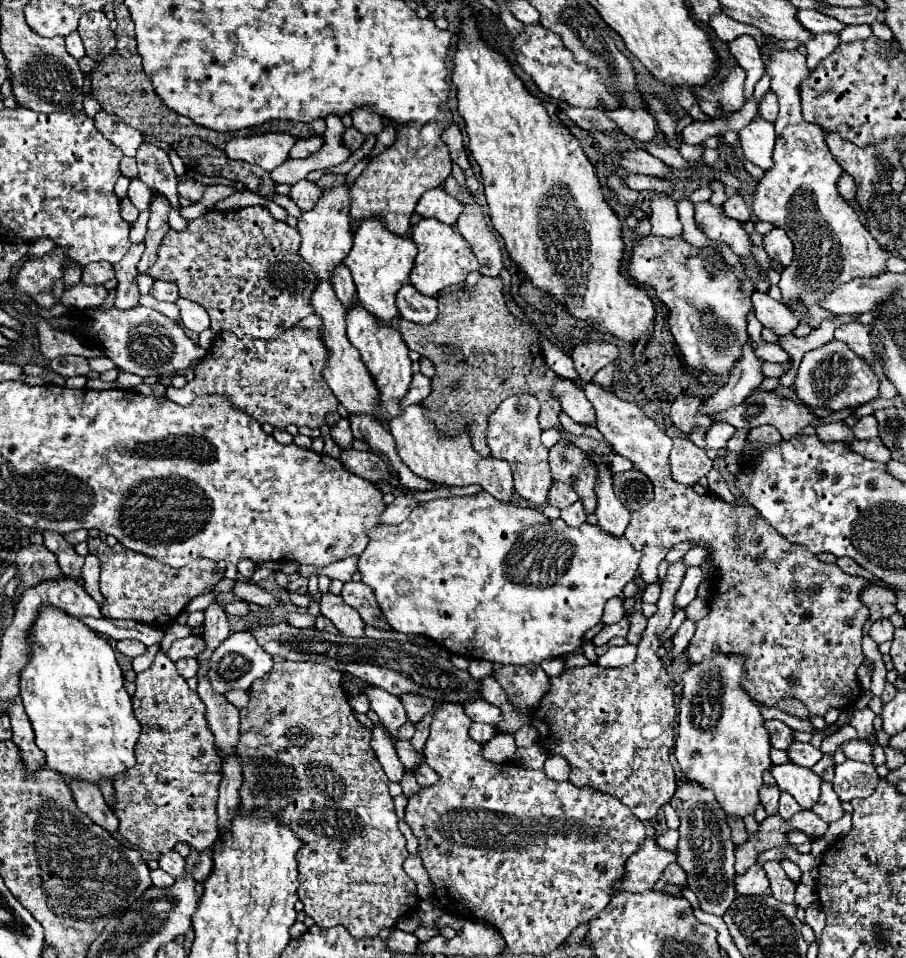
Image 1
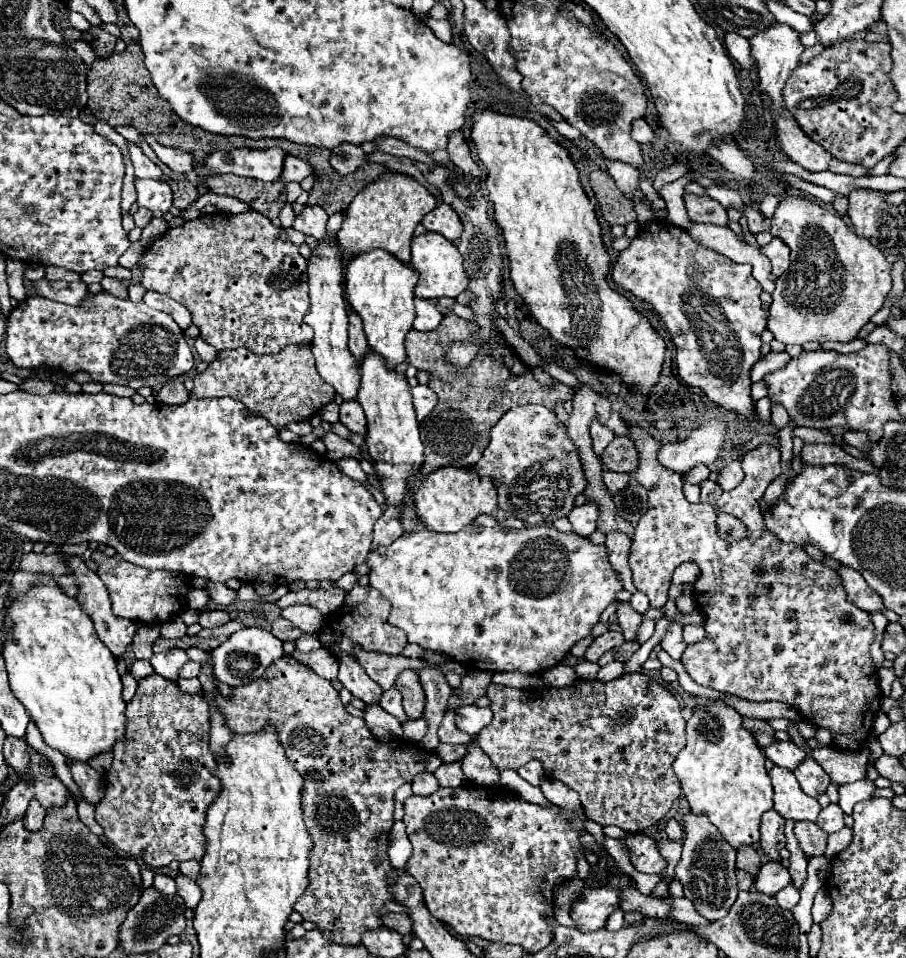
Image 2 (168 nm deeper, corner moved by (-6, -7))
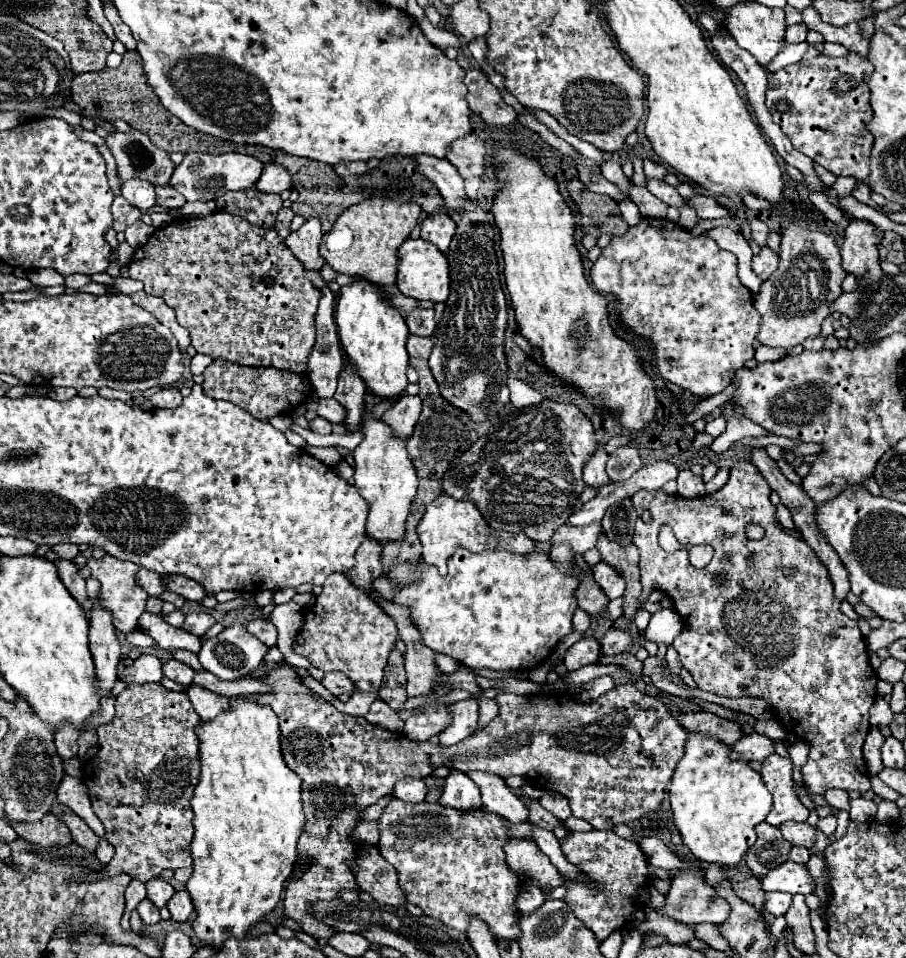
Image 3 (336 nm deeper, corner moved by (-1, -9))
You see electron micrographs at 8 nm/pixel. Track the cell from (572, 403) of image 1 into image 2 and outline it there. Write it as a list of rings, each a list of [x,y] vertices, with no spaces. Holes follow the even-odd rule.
[[[595,418],[593,424],[591,424],[591,436],[593,436],[593,452],[601,458],[603,452],[605,452],[605,448],[607,448],[607,444],[609,444],[615,436],[613,436],[613,432],[611,432],[607,426],[599,424],[597,418]]]

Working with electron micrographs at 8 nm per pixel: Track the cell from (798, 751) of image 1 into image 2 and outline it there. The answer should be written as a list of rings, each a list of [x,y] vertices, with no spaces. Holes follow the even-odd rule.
[[[773,742],[769,746],[763,746],[761,748],[763,754],[777,766],[783,766],[783,768],[797,768],[803,760],[805,760],[805,752],[801,748],[797,748],[793,742]]]

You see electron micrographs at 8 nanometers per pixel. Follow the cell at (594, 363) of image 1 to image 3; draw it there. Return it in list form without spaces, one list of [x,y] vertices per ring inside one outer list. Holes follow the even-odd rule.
[[[602,532],[598,538],[596,548],[602,554],[602,560],[614,566],[626,580],[626,618],[632,620],[638,610],[638,594],[640,594],[640,574],[638,574],[638,548],[634,544],[630,546],[618,546],[618,542],[610,542],[606,534]]]

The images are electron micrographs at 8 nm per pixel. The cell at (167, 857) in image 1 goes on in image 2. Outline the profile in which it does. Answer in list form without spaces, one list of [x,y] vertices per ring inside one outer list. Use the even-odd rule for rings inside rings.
[[[179,874],[175,878],[175,882],[177,882],[177,894],[183,898],[185,906],[189,910],[195,910],[199,900],[201,900],[201,888],[195,884],[195,880],[191,880],[191,878],[183,876],[183,874]]]

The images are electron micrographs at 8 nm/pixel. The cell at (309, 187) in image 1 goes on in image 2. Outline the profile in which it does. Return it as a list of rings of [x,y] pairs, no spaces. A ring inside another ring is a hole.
[[[305,206],[305,210],[295,218],[293,228],[305,236],[313,236],[315,240],[321,240],[325,236],[327,226],[327,212],[321,206]]]

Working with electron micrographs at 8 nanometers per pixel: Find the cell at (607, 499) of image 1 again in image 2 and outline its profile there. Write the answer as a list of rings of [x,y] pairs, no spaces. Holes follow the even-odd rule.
[[[611,532],[611,534],[607,534],[605,548],[607,548],[607,558],[609,558],[611,566],[617,570],[623,588],[625,588],[627,592],[637,592],[635,586],[633,586],[629,562],[627,562],[627,558],[629,558],[629,548],[631,548],[629,536],[625,536],[625,534],[621,534],[621,532]]]

